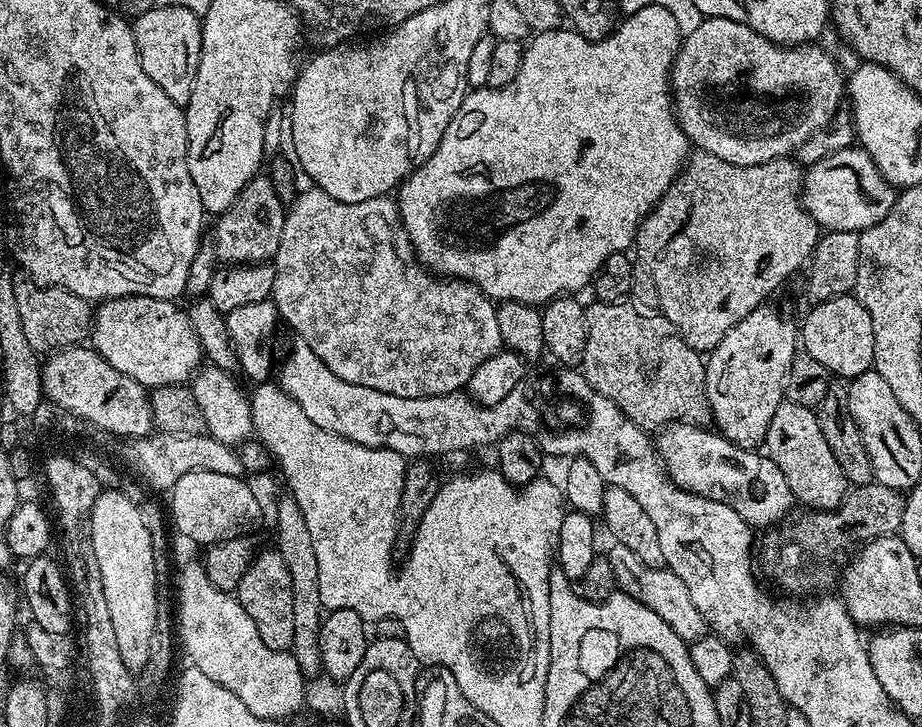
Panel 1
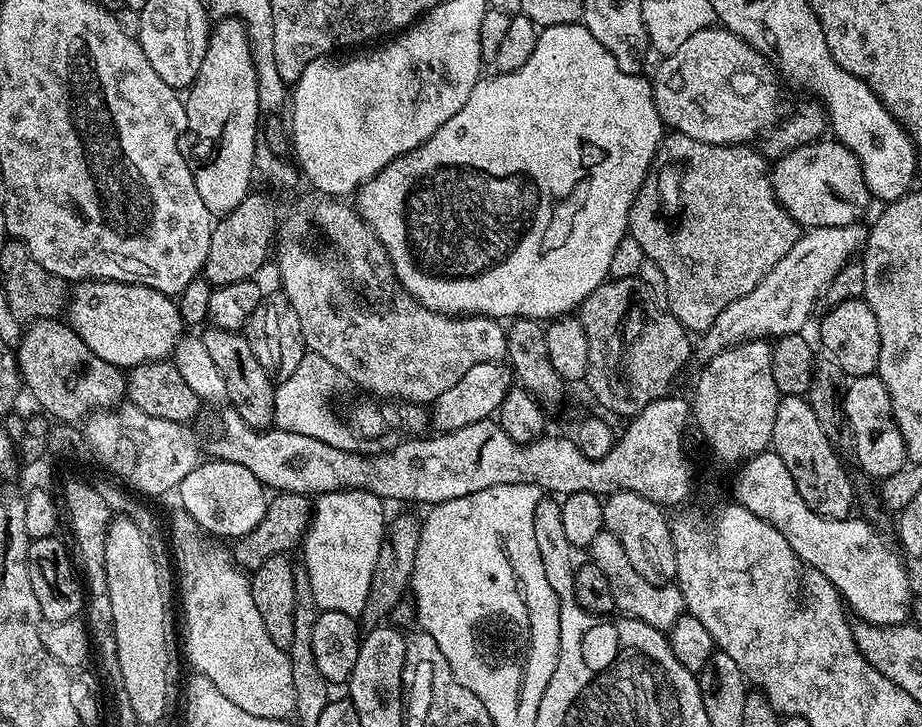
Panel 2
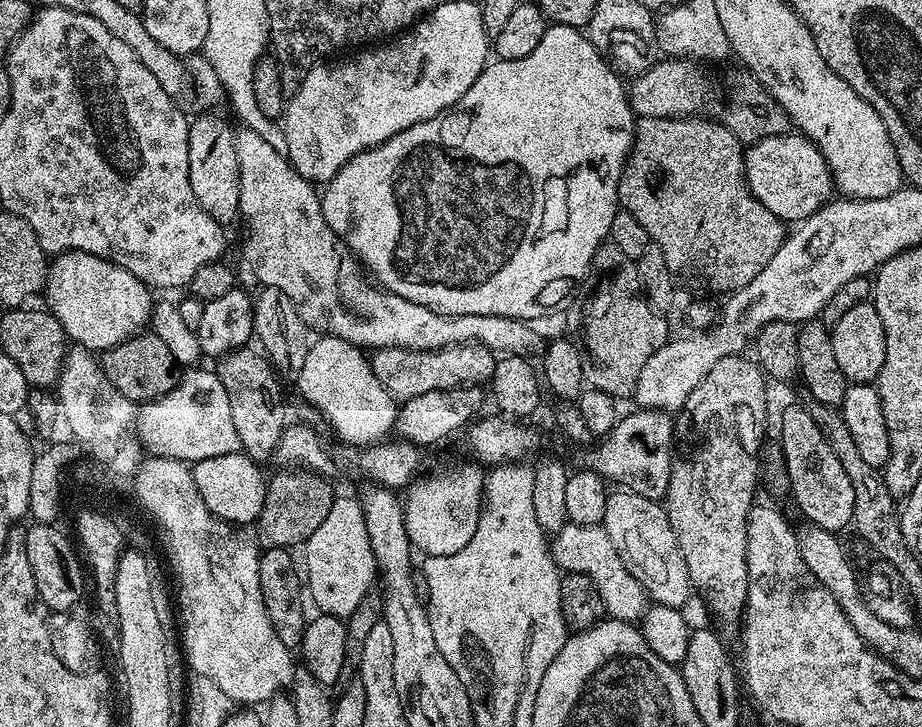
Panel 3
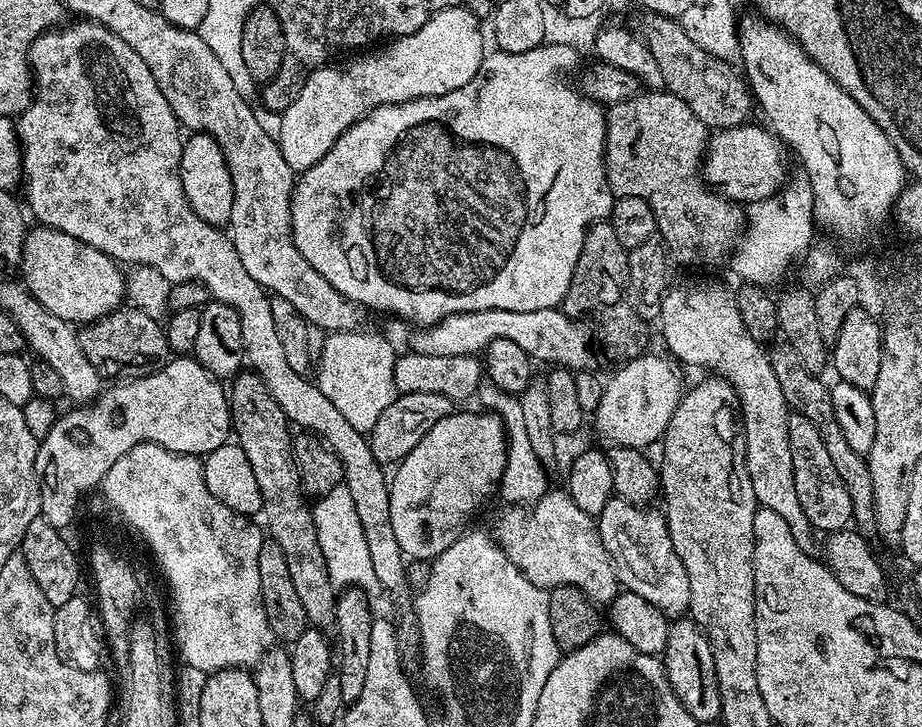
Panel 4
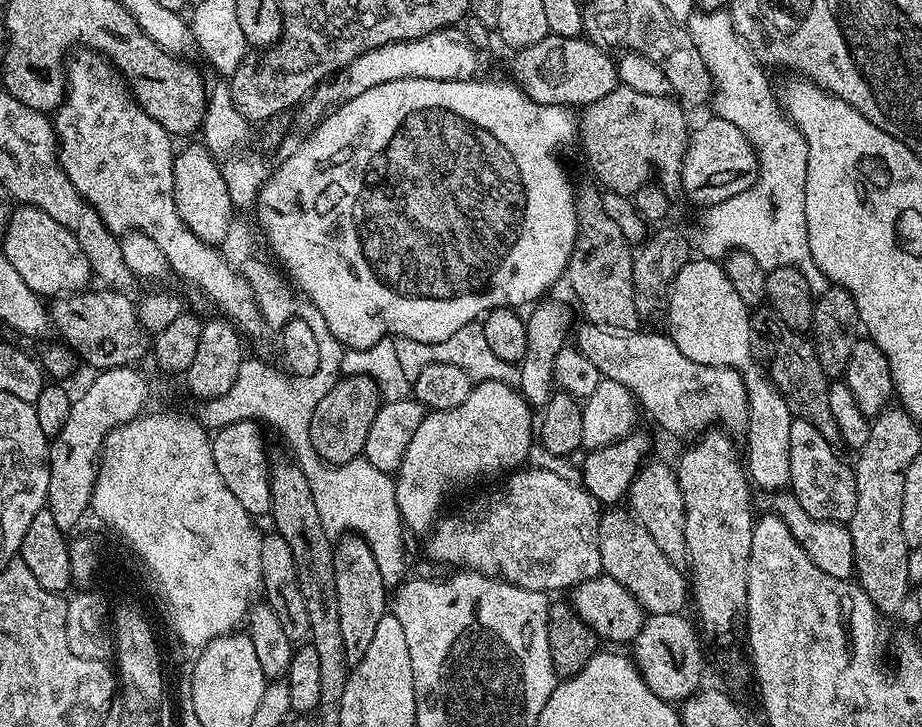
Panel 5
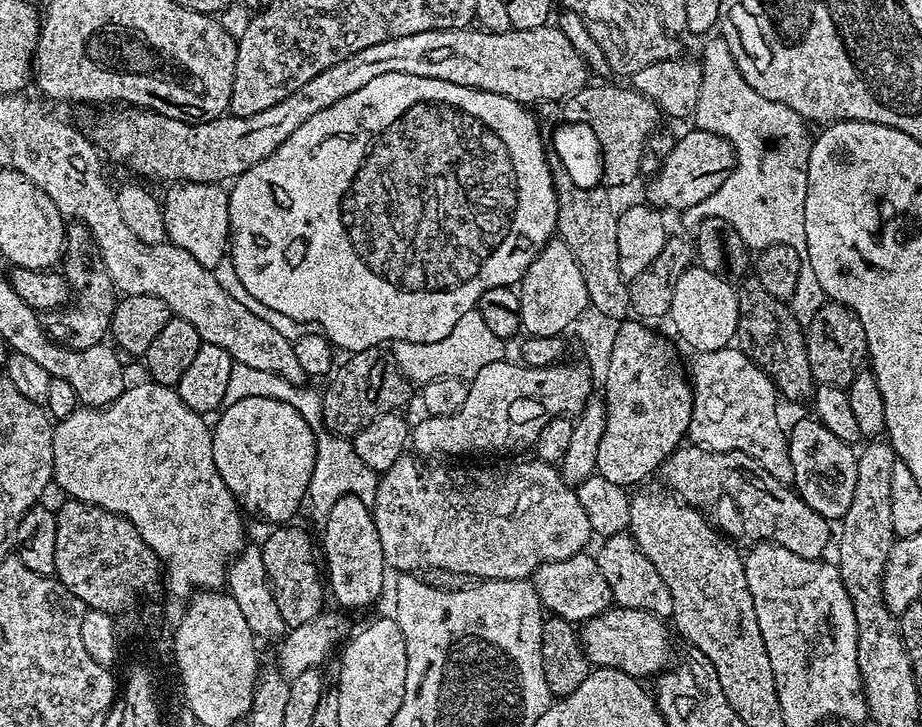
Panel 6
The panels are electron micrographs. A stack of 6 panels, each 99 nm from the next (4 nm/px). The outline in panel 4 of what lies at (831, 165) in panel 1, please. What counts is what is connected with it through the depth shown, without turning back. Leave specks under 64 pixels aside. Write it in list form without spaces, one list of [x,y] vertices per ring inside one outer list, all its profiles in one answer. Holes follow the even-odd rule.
[[[749,122],[713,131],[709,136],[712,137],[704,148],[702,165],[704,182],[709,188],[719,192],[727,200],[750,205],[759,200],[773,199],[785,187],[790,176],[789,153],[784,141],[775,132]]]

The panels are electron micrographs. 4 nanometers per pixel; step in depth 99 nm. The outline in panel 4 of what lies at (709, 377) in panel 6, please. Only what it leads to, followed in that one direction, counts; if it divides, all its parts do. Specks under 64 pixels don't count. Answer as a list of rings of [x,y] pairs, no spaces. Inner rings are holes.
[[[559,307],[547,308],[546,310],[470,310],[444,316],[435,324],[417,327],[416,332],[408,336],[408,348],[418,354],[427,356],[476,356],[483,353],[490,346],[490,342],[498,342],[498,338],[506,338],[517,346],[522,346],[526,354],[531,356],[533,361],[540,360],[547,366],[559,366],[573,370],[584,370],[588,364],[588,336],[584,333],[585,325],[578,320],[571,318]]]

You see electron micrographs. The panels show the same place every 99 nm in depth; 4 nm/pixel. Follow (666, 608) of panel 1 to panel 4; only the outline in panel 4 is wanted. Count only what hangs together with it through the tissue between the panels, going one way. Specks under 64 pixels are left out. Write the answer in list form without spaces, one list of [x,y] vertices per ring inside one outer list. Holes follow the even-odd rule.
[[[549,490],[527,511],[520,506],[512,506],[509,509],[509,512],[504,512],[500,516],[500,521],[496,524],[496,532],[494,531],[494,539],[510,558],[510,562],[514,562],[514,566],[518,566],[518,570],[522,570],[522,574],[526,574],[526,578],[530,578],[530,582],[534,582],[534,586],[545,590],[551,590],[558,586],[574,586],[578,590],[582,590],[586,594],[586,598],[597,606],[611,604],[612,599],[622,588],[620,580],[616,576],[616,567],[612,565],[612,559],[606,546],[602,546],[597,521],[588,516],[586,510],[578,510],[578,506],[574,506],[574,498],[570,498],[568,491]]]

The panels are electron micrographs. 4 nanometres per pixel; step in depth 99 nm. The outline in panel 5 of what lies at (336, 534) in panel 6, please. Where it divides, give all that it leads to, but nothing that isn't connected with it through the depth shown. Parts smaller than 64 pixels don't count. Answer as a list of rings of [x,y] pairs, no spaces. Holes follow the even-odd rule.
[[[348,534],[334,548],[334,586],[338,594],[338,622],[342,625],[342,643],[346,662],[354,666],[362,662],[374,638],[374,629],[390,608],[390,592],[379,573],[371,546],[359,534]]]

